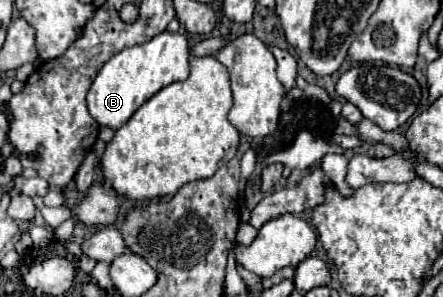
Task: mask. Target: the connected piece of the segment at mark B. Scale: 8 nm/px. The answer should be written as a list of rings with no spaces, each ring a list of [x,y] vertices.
[[[164,30],[144,44],[124,48],[102,66],[102,70],[98,72],[96,80],[90,86],[86,102],[92,118],[100,126],[118,130],[156,92],[160,92],[164,86],[172,82],[186,80],[190,76],[188,58],[190,58],[190,46],[182,32]]]

